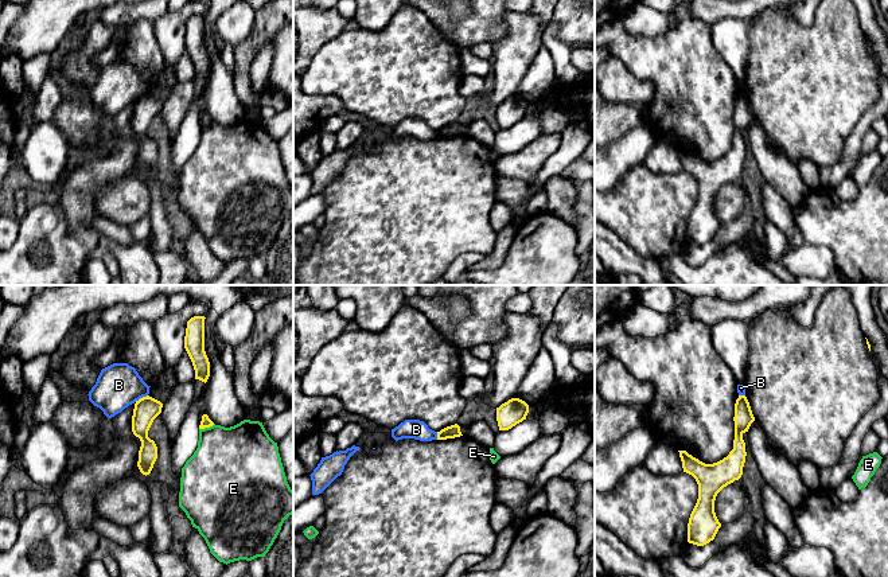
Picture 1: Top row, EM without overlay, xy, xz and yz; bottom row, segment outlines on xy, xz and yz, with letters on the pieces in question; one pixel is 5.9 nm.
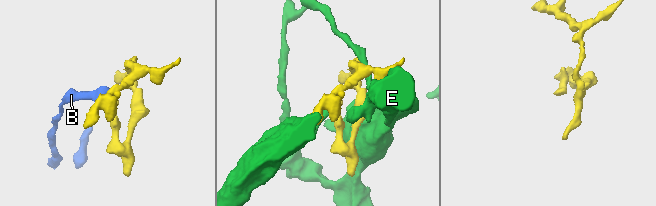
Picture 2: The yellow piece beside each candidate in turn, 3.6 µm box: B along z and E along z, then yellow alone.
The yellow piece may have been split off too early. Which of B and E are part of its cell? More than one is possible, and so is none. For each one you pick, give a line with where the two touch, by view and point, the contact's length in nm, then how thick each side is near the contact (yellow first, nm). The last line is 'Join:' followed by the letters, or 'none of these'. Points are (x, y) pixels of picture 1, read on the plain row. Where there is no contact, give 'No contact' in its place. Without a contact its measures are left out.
Join: none of these

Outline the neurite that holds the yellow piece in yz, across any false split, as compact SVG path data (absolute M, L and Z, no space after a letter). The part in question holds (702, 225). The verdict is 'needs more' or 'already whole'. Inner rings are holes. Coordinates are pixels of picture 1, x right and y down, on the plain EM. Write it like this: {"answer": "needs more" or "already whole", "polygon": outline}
{"answer": "already whole", "polygon": "M739 94L736 98L733 120L733 148L723 159L705 163L686 149L678 149L683 171L692 174L698 183L698 198L688 222L688 241L697 245L704 245L713 239L721 226L714 211L717 192L743 174L747 155L743 133L748 130L755 120L745 94Z"}

